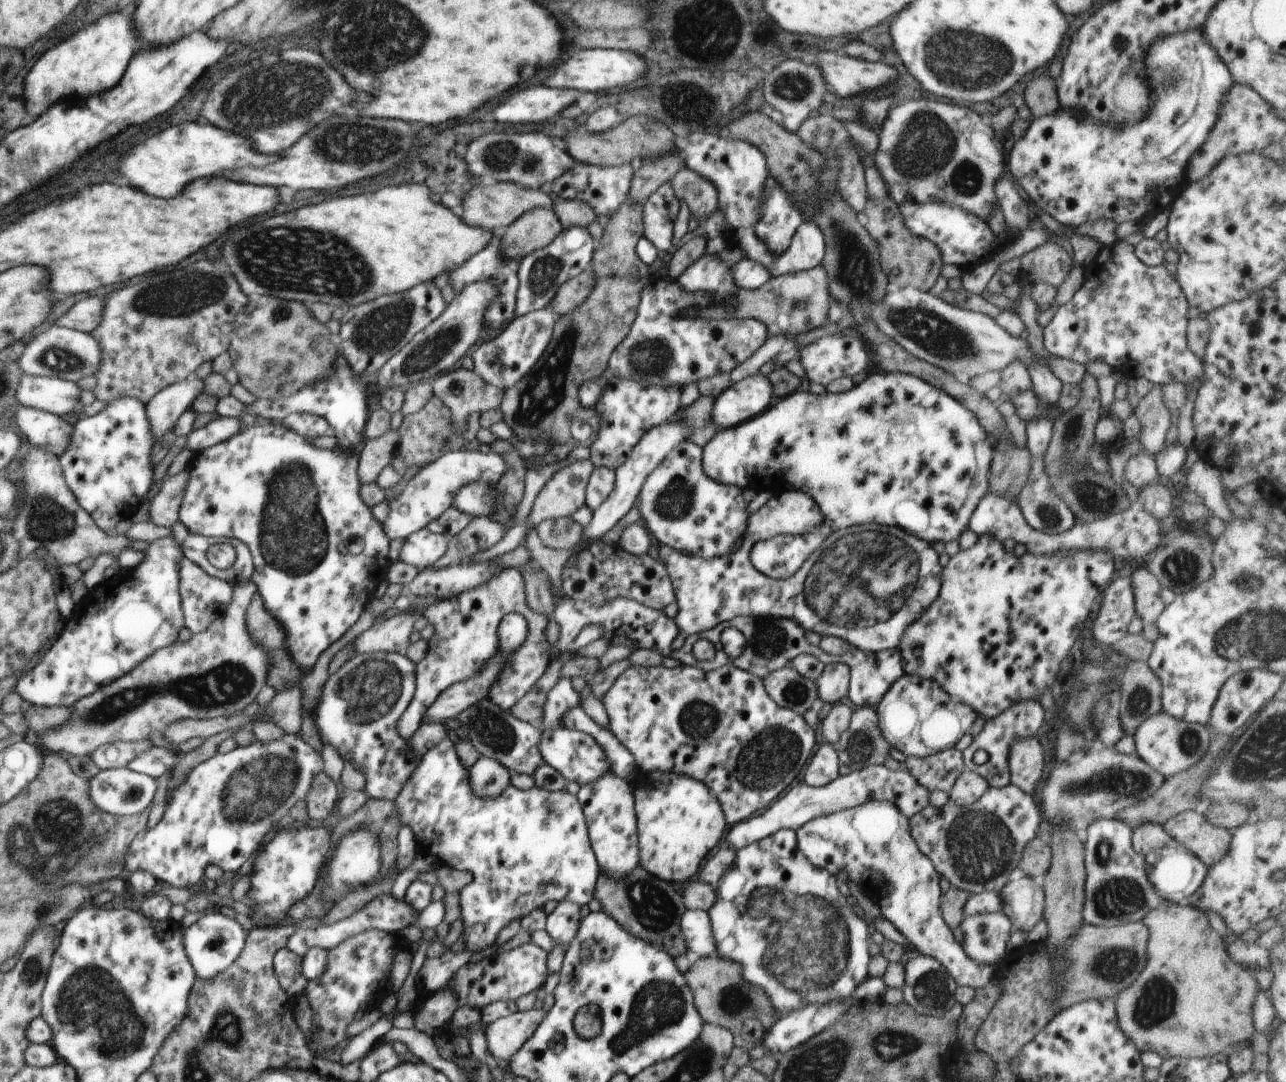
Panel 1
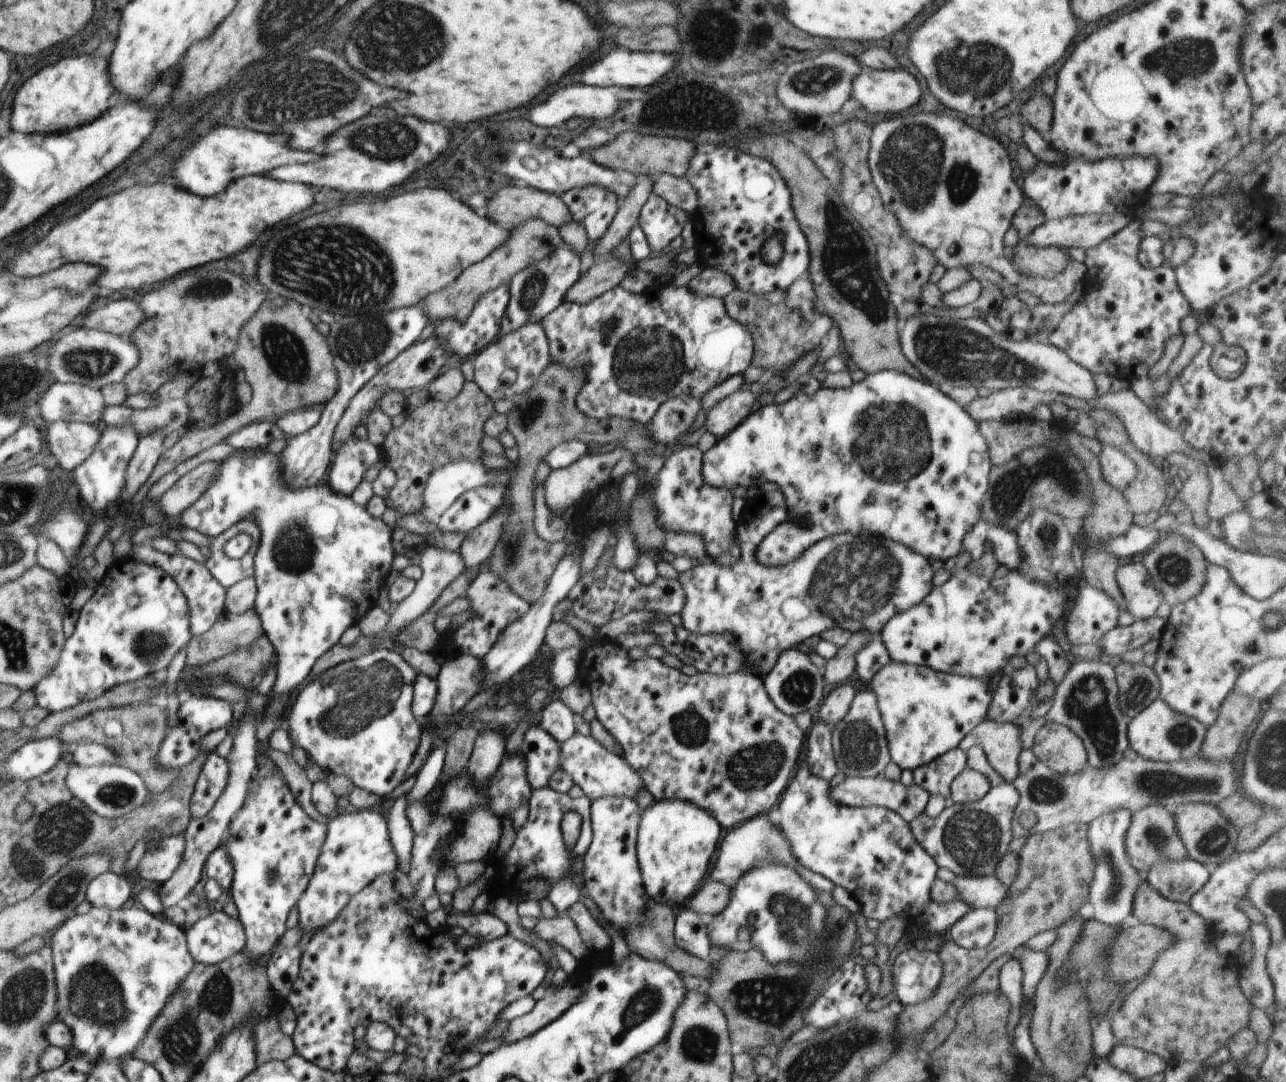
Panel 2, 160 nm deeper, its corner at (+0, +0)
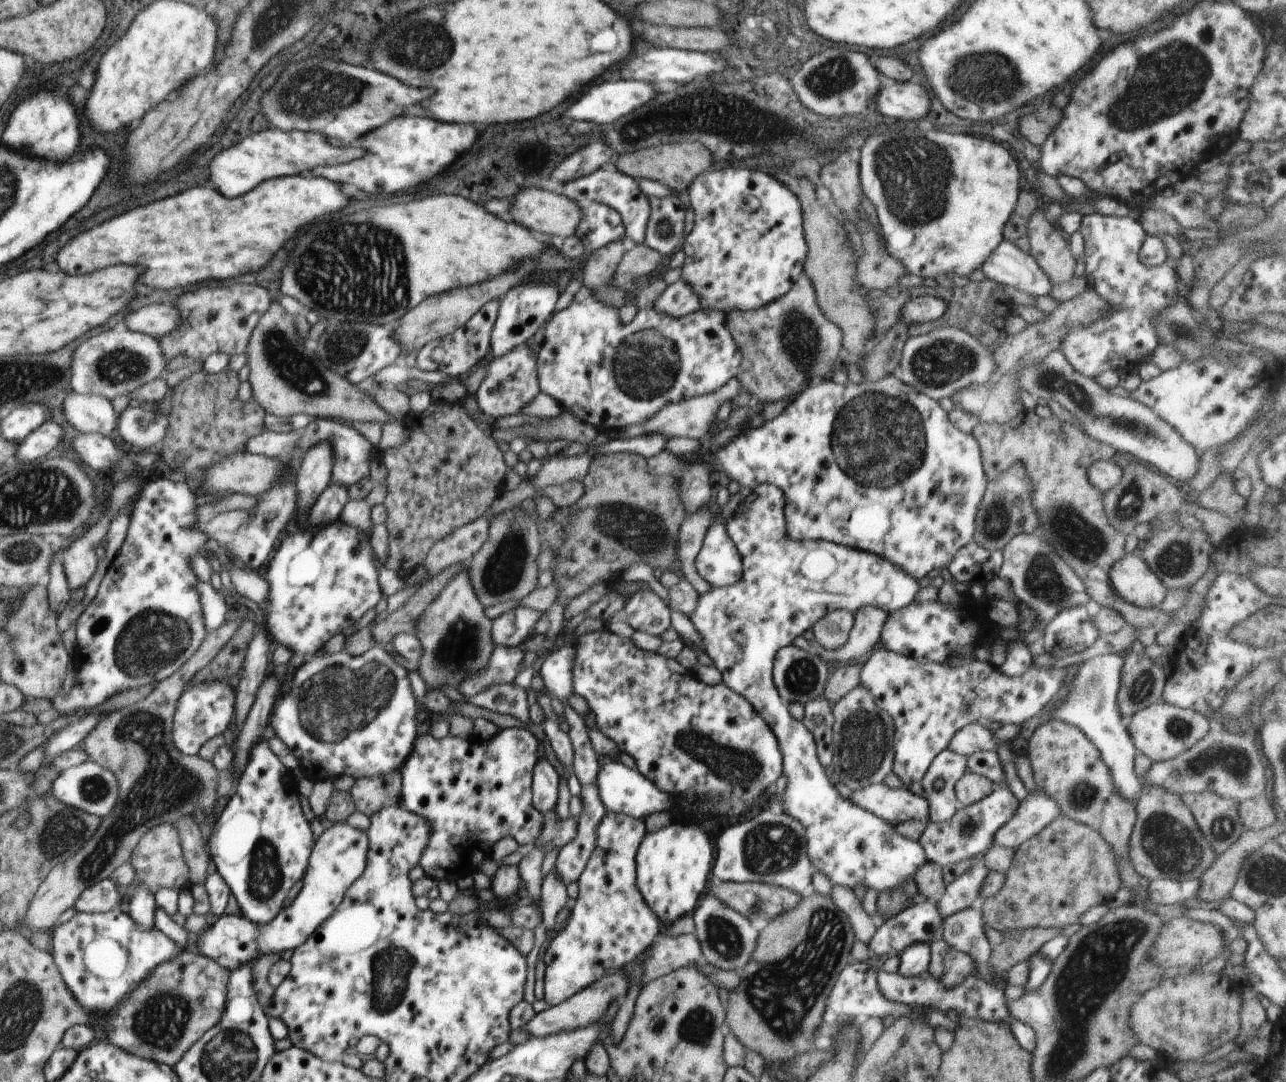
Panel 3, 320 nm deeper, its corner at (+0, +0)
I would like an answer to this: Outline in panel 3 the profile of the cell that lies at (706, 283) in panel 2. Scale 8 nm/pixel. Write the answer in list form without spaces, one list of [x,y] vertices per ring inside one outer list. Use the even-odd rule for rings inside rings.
[[[684,281],[668,285],[654,301],[653,310],[672,318],[680,318],[696,313],[700,308],[698,295]]]

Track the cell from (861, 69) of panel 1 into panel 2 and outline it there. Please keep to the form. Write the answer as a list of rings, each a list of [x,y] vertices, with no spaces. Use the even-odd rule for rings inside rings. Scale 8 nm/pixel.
[[[862,69],[853,82],[851,96],[862,103],[863,108],[874,114],[900,114],[906,108],[916,108],[920,102],[920,86],[916,78],[906,70],[868,70]]]

